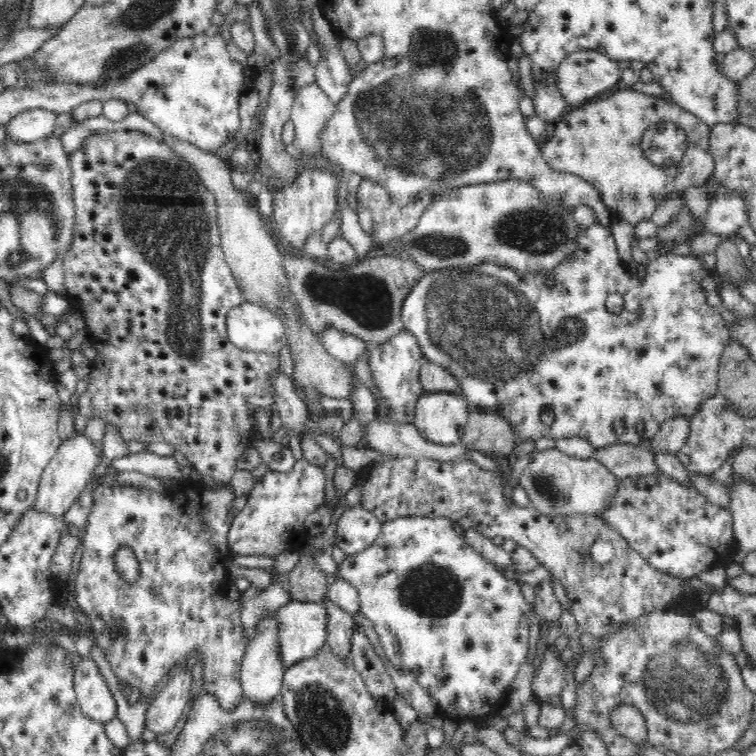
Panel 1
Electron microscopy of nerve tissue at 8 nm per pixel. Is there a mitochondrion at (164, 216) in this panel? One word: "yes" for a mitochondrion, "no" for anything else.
yes

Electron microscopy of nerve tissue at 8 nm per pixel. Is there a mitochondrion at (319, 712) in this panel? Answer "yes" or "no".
yes

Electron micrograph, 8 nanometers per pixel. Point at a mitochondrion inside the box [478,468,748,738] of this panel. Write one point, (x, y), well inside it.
(684, 680)

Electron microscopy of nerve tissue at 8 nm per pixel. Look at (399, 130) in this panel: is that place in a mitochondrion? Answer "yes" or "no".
yes

